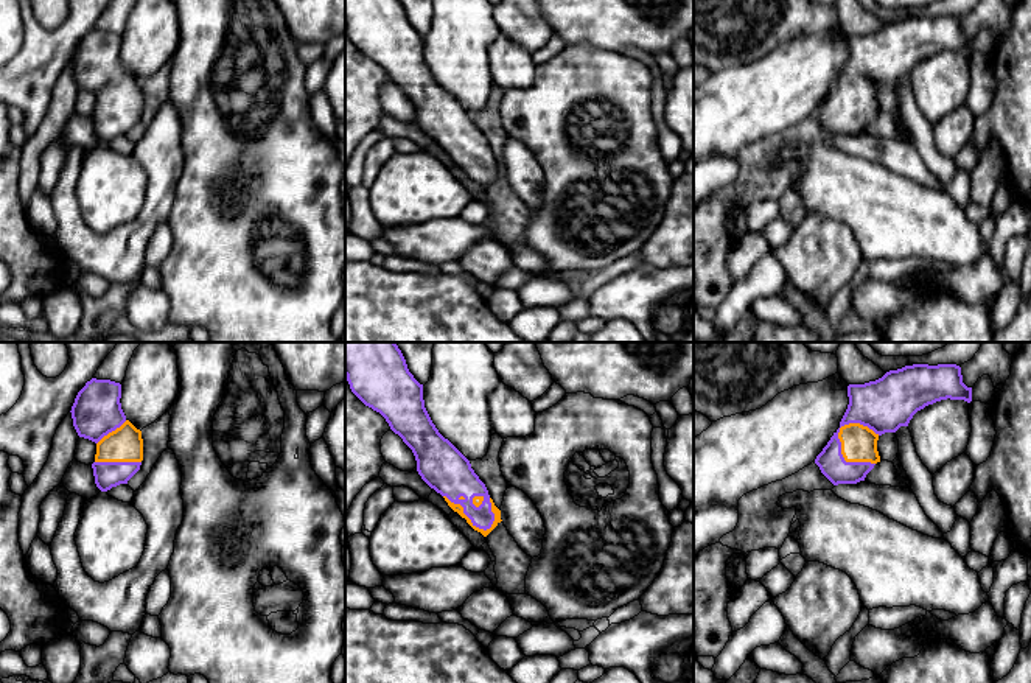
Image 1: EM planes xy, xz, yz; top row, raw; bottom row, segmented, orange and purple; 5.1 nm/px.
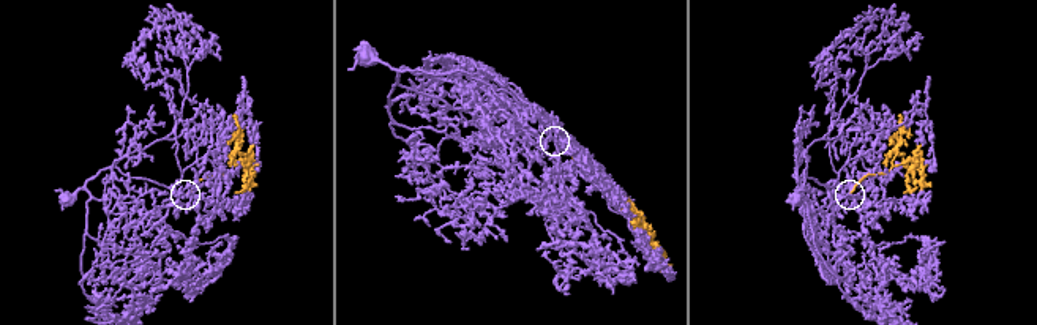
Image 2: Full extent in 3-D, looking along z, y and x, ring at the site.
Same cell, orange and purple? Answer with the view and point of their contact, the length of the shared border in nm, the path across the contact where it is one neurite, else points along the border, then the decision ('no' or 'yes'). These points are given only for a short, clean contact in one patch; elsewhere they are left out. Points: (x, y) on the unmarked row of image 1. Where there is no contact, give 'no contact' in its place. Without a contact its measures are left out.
meets orange in yz at (843, 108); contact 260 nm long; yes

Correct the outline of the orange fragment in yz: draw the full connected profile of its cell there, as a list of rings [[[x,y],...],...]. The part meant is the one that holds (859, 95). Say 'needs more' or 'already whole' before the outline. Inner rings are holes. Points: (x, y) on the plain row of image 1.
needs more; [[[913,16],[886,23],[882,30],[865,36],[848,37],[849,56],[827,96],[816,107],[815,115],[834,135],[857,135],[880,114],[877,92],[885,84],[896,84],[908,78],[913,67],[941,51],[972,53],[972,39],[963,34],[961,19],[956,16]]]

